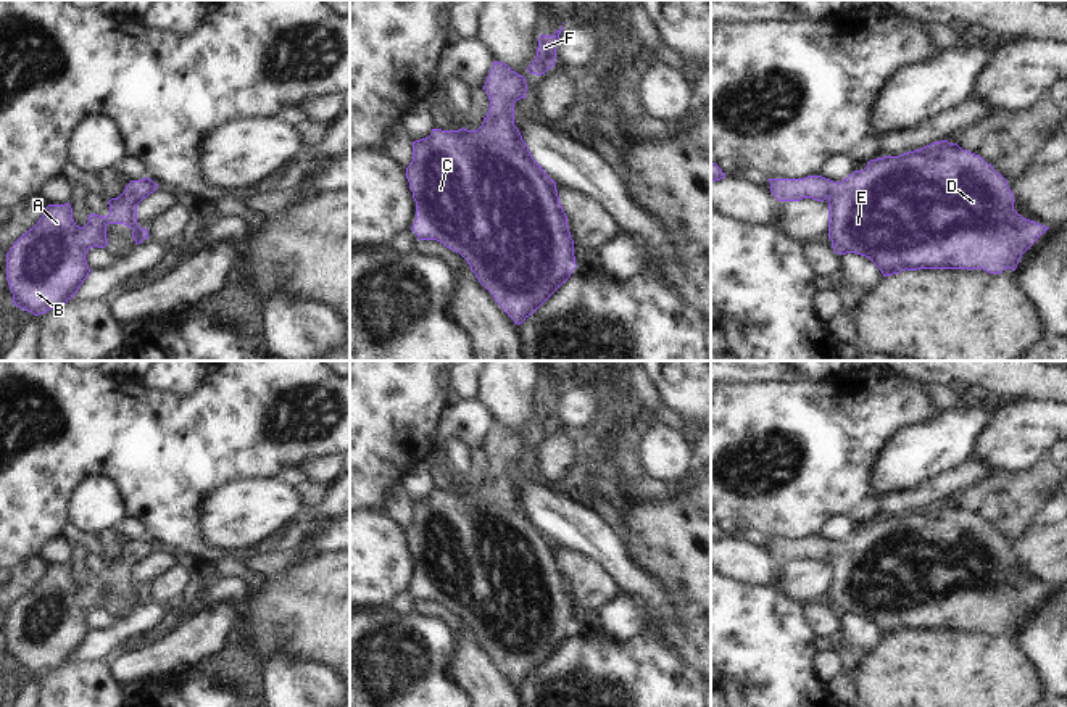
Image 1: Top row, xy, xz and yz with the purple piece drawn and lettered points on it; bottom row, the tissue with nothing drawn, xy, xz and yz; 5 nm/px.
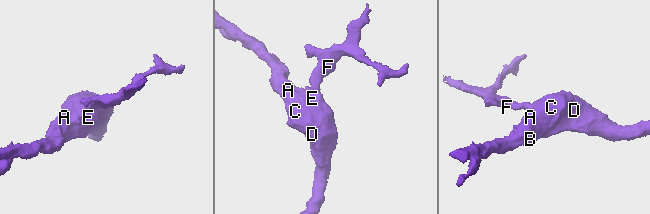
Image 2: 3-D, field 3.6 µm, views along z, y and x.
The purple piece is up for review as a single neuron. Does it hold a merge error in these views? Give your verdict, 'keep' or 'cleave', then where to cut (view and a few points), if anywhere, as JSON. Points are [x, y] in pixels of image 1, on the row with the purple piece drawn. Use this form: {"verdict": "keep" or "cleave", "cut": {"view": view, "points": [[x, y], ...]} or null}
{"verdict": "keep", "cut": null}

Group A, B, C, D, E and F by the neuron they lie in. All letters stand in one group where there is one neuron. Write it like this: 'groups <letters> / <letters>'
groups A B C D E F

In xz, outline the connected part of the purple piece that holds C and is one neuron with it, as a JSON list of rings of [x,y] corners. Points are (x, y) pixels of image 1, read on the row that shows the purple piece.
[[[493,61],[484,90],[488,95],[490,110],[477,130],[464,127],[459,130],[432,129],[429,137],[413,142],[413,161],[406,167],[406,179],[416,201],[416,221],[411,230],[419,240],[437,240],[459,253],[479,282],[519,325],[577,267],[574,240],[567,227],[567,216],[559,203],[556,182],[532,158],[519,129],[514,126],[514,103],[525,98],[525,77],[514,72],[508,64]]]

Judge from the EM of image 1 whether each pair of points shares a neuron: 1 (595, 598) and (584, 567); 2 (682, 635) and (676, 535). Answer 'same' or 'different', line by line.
1: same
2: same

